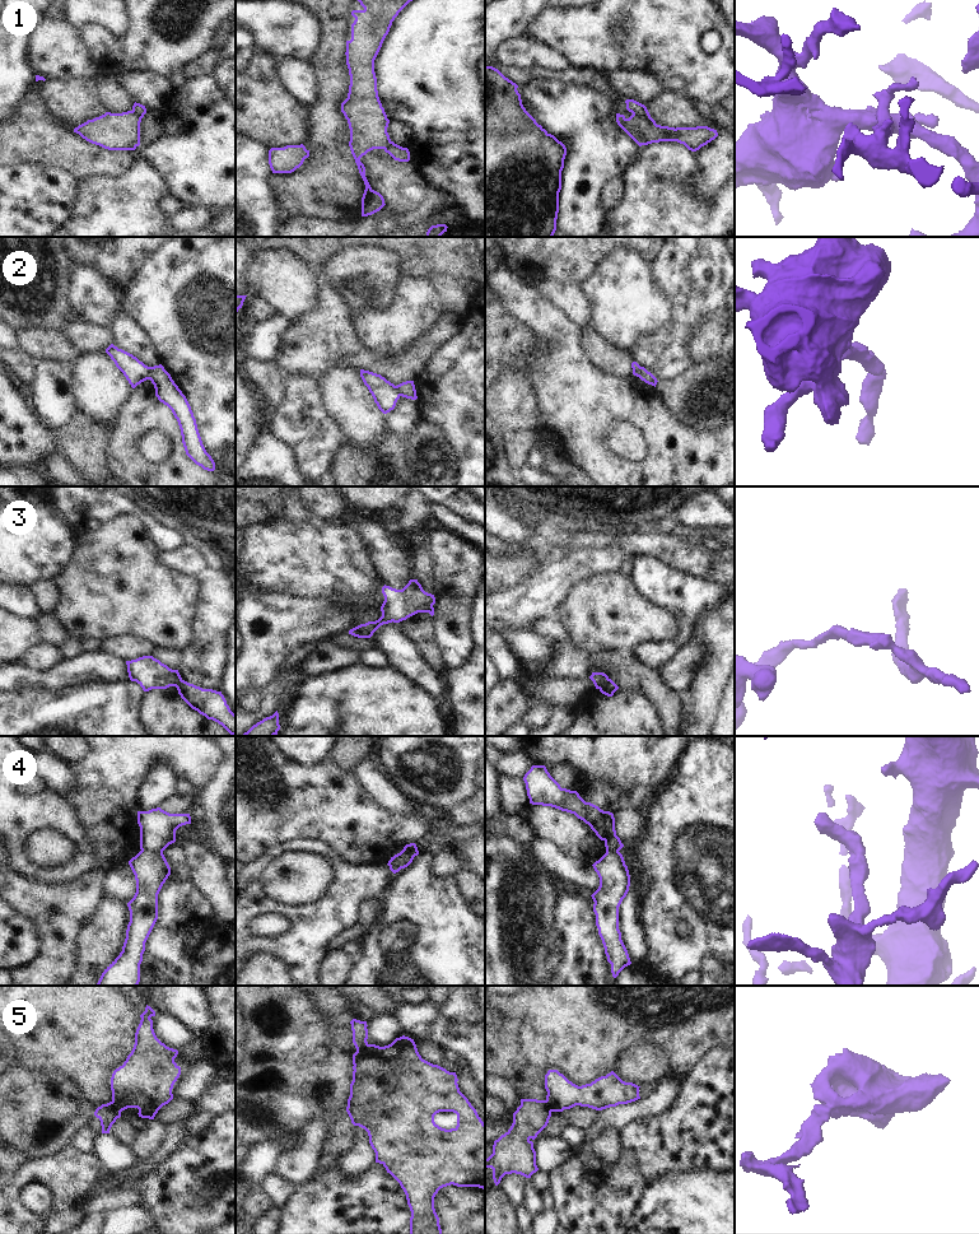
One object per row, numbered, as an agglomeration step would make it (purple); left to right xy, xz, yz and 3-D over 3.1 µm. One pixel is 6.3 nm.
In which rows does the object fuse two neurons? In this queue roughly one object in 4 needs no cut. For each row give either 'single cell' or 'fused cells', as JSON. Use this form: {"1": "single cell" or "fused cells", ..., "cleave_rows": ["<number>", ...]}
{"1": "fused cells", "2": "fused cells", "3": "fused cells", "4": "fused cells", "5": "fused cells", "cleave_rows": ["1", "2", "3", "4", "5"]}

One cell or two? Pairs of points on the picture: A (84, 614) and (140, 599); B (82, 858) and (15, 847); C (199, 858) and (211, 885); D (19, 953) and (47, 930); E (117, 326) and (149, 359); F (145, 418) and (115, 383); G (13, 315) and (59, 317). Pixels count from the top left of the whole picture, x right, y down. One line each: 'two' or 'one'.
A: one
B: one
C: one
D: two
E: one
F: two
G: one

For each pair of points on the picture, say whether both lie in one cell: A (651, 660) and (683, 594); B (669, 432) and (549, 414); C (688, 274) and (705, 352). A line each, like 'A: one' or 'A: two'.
A: one
B: one
C: two

